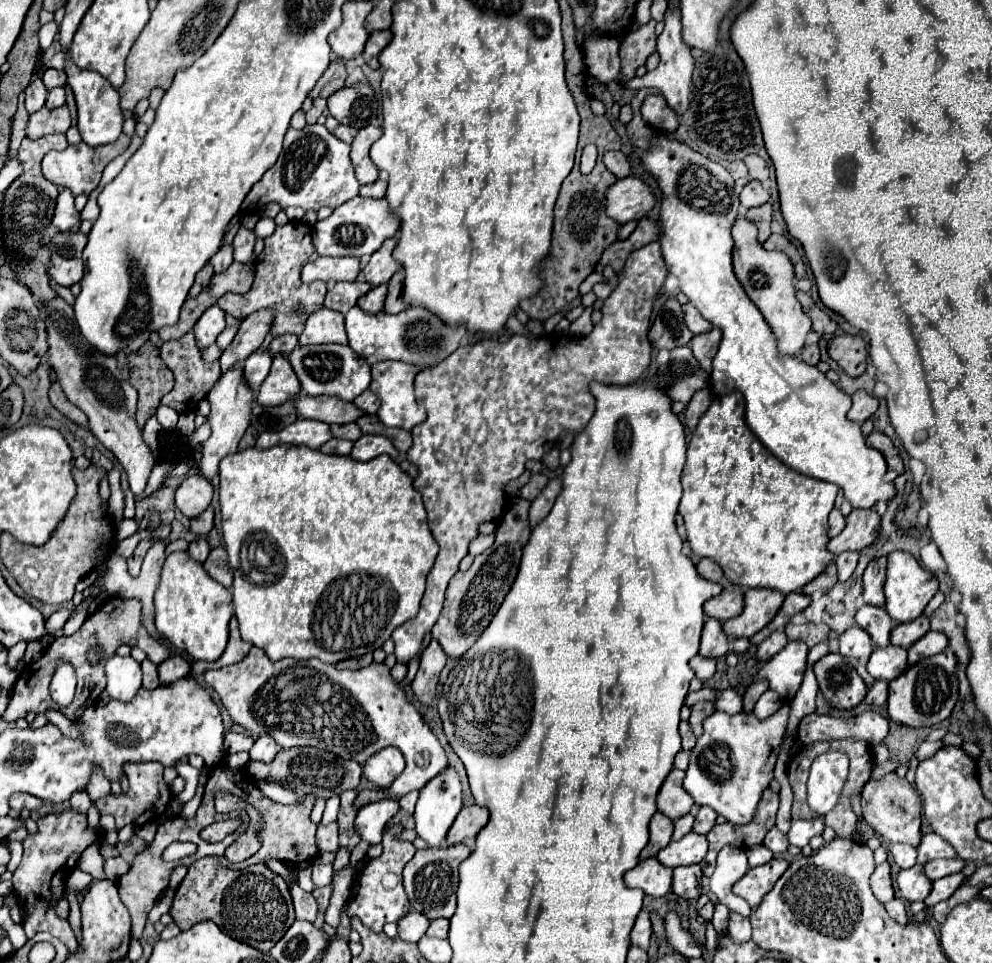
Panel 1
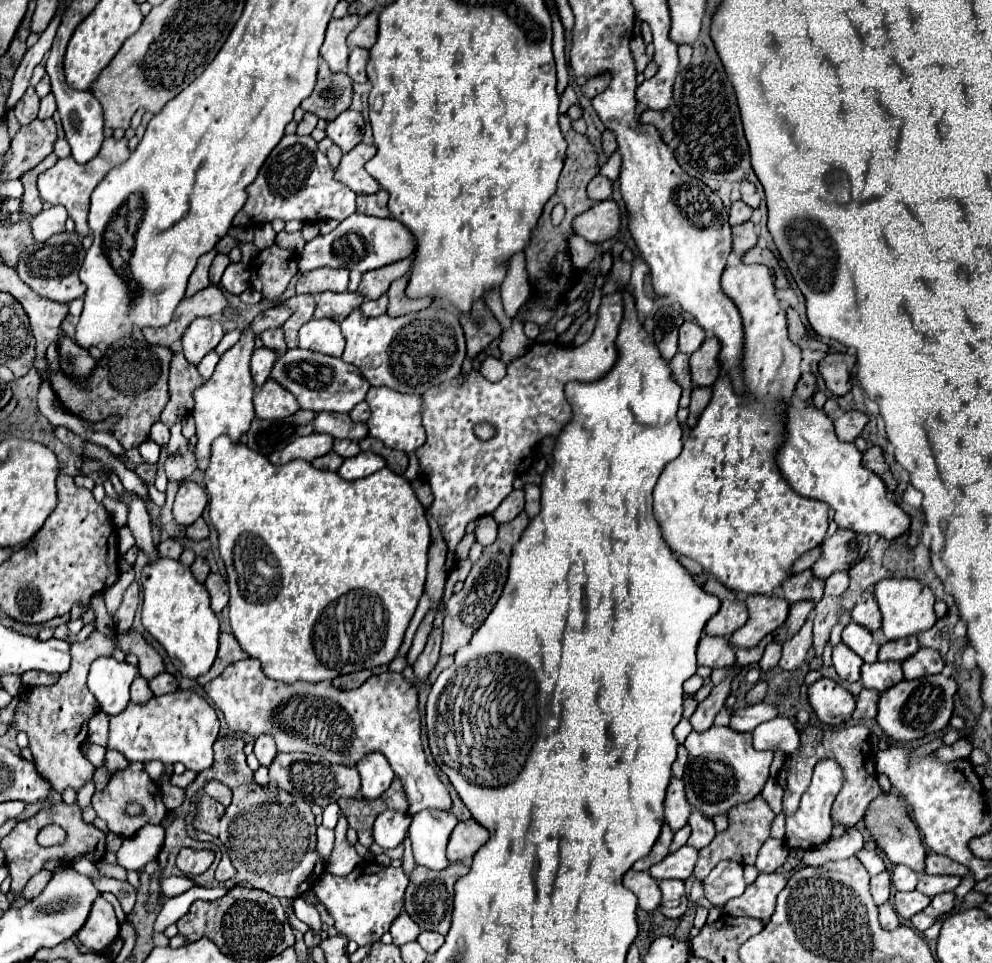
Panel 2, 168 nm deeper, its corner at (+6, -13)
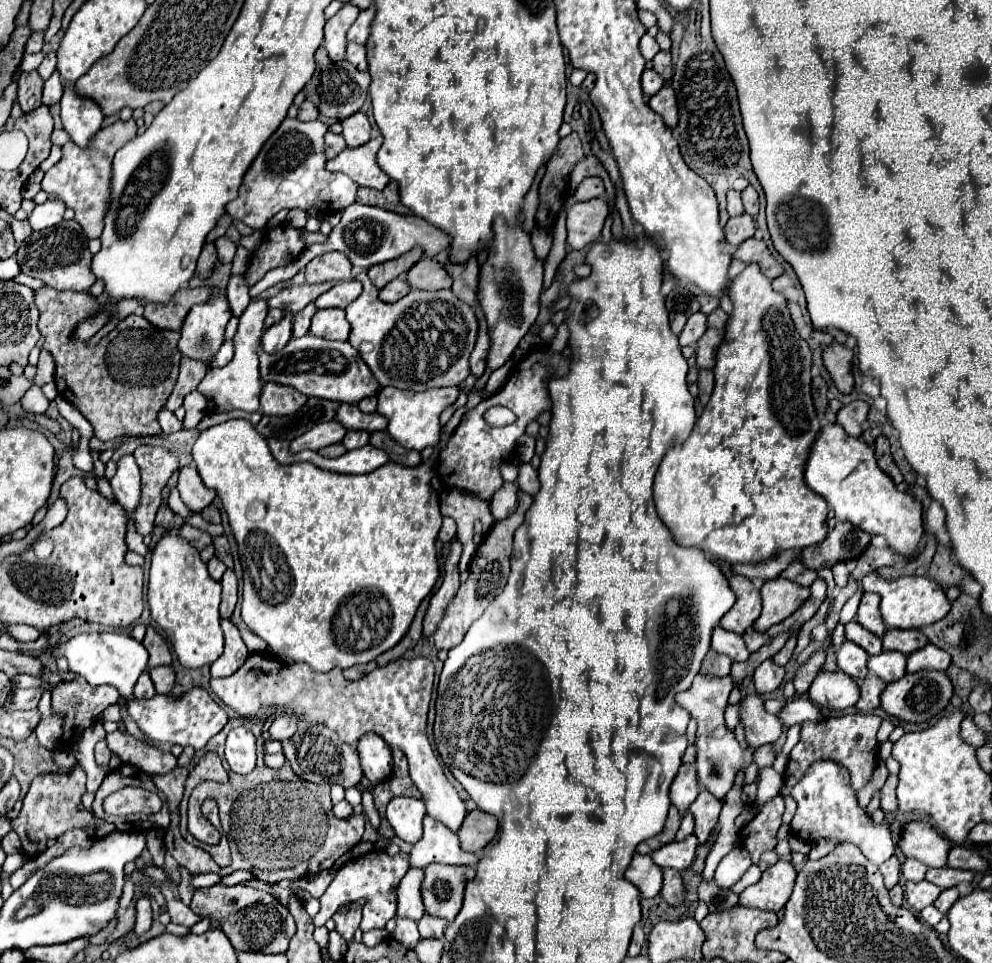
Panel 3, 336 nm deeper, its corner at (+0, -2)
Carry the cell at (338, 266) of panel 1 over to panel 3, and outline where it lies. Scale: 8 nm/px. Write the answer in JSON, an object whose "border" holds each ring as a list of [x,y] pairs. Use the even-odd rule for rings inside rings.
{"border":[[[331,251],[321,257],[315,257],[305,267],[307,283],[323,283],[323,281],[345,281],[351,277],[352,264],[343,253]]]}

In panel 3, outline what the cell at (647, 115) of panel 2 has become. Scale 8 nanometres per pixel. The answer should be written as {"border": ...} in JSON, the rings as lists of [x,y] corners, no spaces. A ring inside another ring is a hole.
{"border":[[[667,85],[663,91],[659,91],[657,95],[653,95],[649,99],[649,107],[663,117],[663,121],[673,129],[677,125],[677,101],[675,101],[675,93],[671,89],[671,85]]]}

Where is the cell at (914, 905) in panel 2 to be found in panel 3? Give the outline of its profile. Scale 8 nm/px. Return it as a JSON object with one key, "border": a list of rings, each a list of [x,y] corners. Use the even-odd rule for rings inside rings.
{"border":[[[919,881],[919,883],[905,883],[905,899],[909,907],[919,913],[923,907],[933,905],[933,901],[939,897],[941,889],[937,885],[931,885],[929,881]]]}

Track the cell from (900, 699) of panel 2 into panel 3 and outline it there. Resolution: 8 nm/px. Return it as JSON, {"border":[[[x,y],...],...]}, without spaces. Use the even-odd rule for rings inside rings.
{"border":[[[919,671],[919,673],[905,673],[899,681],[889,683],[881,693],[881,707],[891,717],[897,717],[913,725],[921,725],[939,715],[949,705],[951,697],[953,697],[953,683],[945,671]]]}

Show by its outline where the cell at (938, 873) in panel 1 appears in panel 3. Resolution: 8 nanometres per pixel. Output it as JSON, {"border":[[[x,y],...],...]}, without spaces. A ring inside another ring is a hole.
{"border":[[[945,867],[945,869],[927,869],[925,879],[931,881],[931,883],[935,883],[941,889],[949,889],[949,887],[955,887],[957,883],[963,883],[963,881],[971,883],[973,871],[951,869],[951,867]]]}

